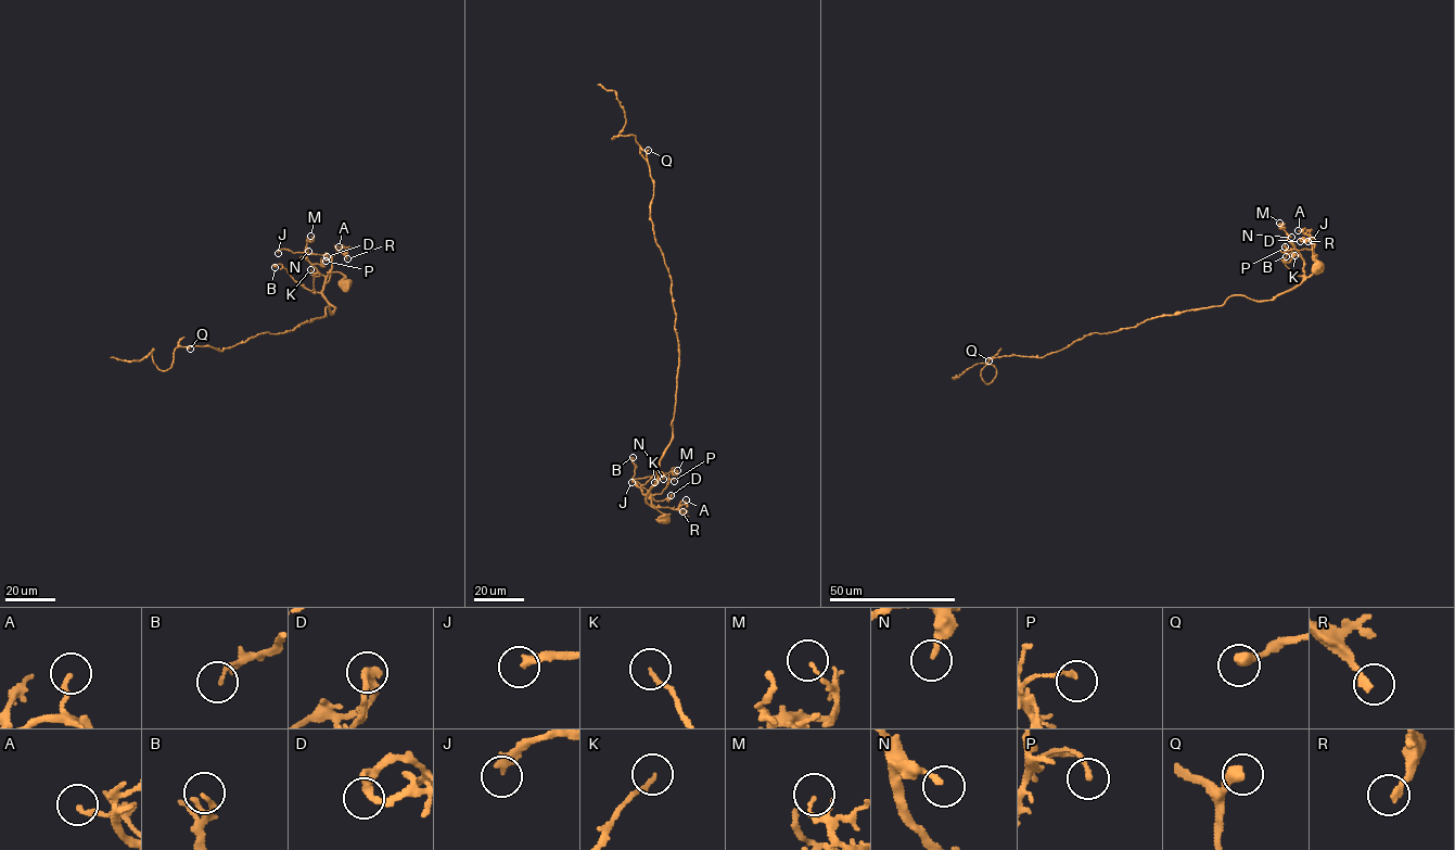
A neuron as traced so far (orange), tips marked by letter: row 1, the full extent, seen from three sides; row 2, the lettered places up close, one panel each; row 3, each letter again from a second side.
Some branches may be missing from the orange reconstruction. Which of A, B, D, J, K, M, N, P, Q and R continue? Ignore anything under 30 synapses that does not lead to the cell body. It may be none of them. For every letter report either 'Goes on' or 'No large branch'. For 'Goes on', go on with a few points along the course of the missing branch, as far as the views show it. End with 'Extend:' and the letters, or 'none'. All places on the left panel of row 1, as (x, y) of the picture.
A: No large branch
B: No large branch
D: No large branch
J: No large branch
K: No large branch
M: No large branch
N: No large branch
P: No large branch
Q: No large branch
R: No large branch
Extend: none

